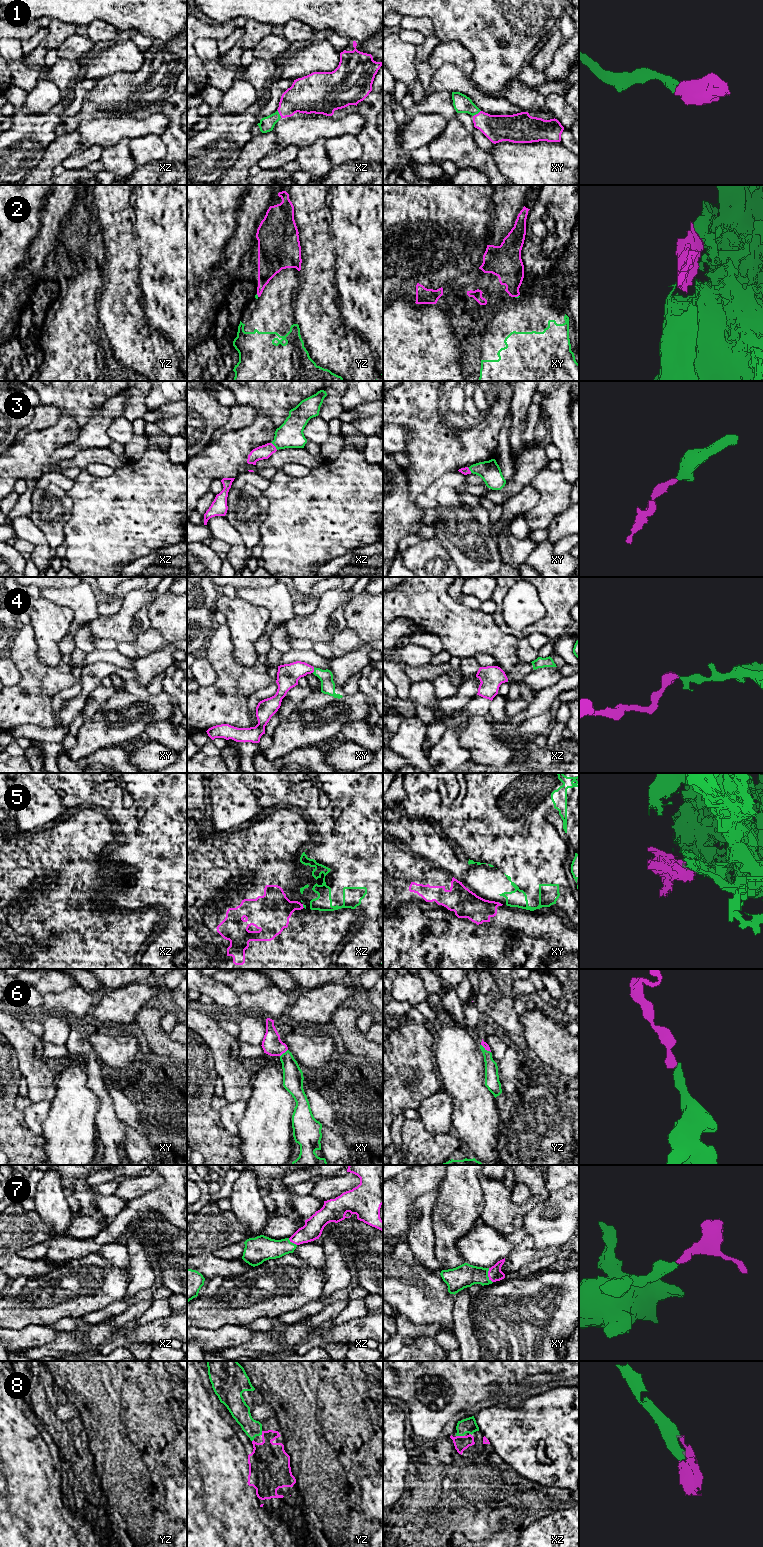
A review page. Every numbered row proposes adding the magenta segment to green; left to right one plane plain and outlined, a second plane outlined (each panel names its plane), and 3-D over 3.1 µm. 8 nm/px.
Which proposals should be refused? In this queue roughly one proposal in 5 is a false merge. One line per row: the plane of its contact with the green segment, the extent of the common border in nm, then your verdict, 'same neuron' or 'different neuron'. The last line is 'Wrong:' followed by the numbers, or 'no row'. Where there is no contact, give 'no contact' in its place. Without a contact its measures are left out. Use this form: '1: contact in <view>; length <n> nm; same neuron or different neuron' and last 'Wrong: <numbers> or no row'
1: contact in xz; length 80 nm; same neuron
2: contact in xy; length 40 nm; different neuron
3: contact in xz; length 80 nm; same neuron
4: contact in xy; length 50 nm; same neuron
5: contact in xz; length 40 nm; different neuron
6: contact in xy; length 90 nm; same neuron
7: contact in xy; length 120 nm; same neuron
8: contact in xz; length 60 nm; same neuron
Wrong: 2, 5

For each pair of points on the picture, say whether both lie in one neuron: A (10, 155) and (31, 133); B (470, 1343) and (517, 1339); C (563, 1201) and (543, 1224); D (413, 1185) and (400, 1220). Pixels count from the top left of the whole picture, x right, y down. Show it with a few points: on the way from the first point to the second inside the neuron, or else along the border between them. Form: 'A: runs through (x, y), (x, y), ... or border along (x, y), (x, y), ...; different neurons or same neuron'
A: runs through (15, 150), (27, 138); same neuron
B: border along (471, 1319), (473, 1333), (480, 1350); different neurons
C: runs through (563, 1209), (561, 1217), (555, 1222), (551, 1222); same neuron
D: runs through (404, 1194), (400, 1198), (400, 1211); same neuron

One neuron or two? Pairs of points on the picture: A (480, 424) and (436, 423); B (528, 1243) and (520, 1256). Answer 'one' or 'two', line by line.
A: one
B: one

